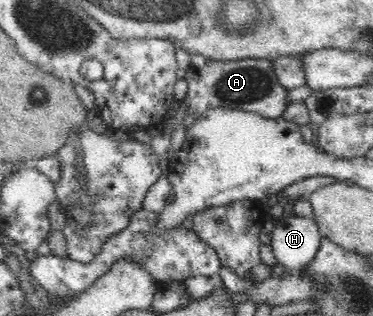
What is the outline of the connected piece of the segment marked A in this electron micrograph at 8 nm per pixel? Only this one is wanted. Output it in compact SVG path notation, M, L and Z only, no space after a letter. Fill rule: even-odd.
M206 58L202 67L189 67L184 79L188 83L188 94L184 98L184 103L188 105L186 113L198 118L208 109L223 107L277 119L291 103L287 98L289 89L279 83L269 59L221 61Z

